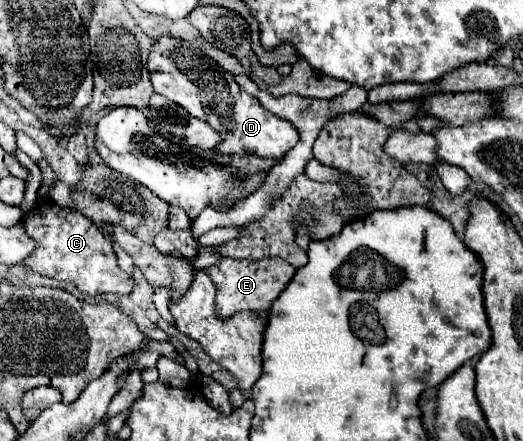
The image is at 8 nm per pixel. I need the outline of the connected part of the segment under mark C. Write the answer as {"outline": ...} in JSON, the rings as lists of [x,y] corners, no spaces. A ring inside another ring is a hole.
{"outline":[[[38,202],[38,206],[26,216],[24,228],[40,244],[40,248],[36,248],[36,252],[28,260],[24,260],[24,266],[48,278],[72,282],[78,286],[80,292],[90,296],[104,292],[132,292],[134,282],[128,278],[126,272],[118,268],[112,240],[104,232],[100,232],[84,214],[62,210],[54,202]]]}

